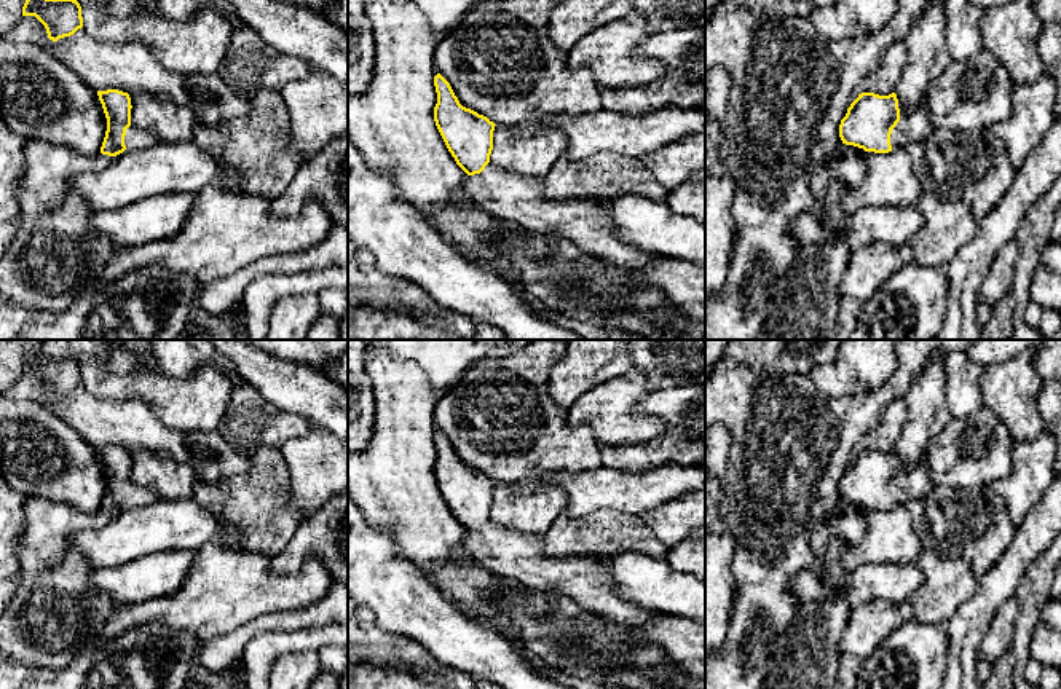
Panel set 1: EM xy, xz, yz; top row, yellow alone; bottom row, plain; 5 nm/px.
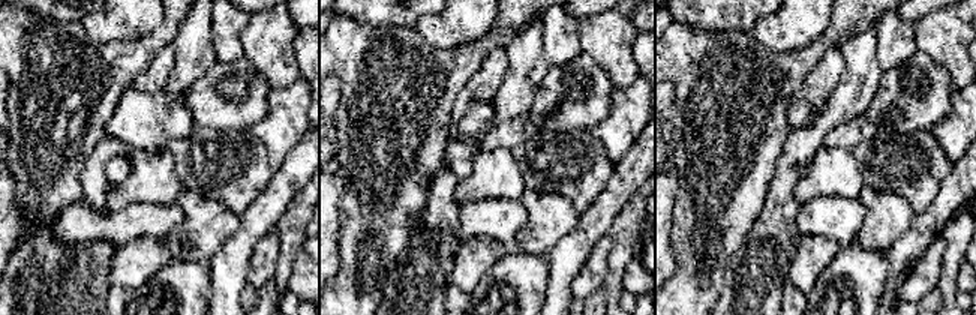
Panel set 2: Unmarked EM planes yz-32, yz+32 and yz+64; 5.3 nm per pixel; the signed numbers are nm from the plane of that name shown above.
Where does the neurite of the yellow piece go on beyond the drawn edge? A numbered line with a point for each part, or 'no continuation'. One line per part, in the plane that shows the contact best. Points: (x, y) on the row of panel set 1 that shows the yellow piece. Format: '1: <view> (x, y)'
1: yz (913, 126)

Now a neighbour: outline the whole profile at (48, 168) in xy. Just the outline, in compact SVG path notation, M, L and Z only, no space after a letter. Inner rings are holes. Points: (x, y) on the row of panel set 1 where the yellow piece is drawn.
M27 140L24 171L18 182L21 215L30 219L57 207L70 196L75 175L99 172L112 163L108 155L85 155L46 140Z

